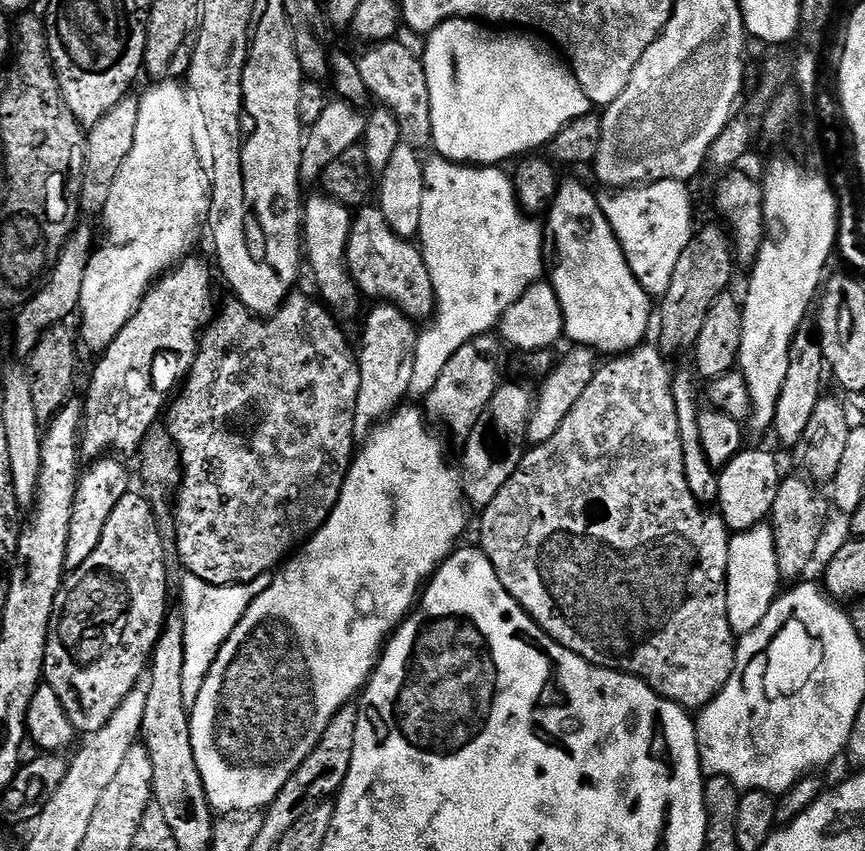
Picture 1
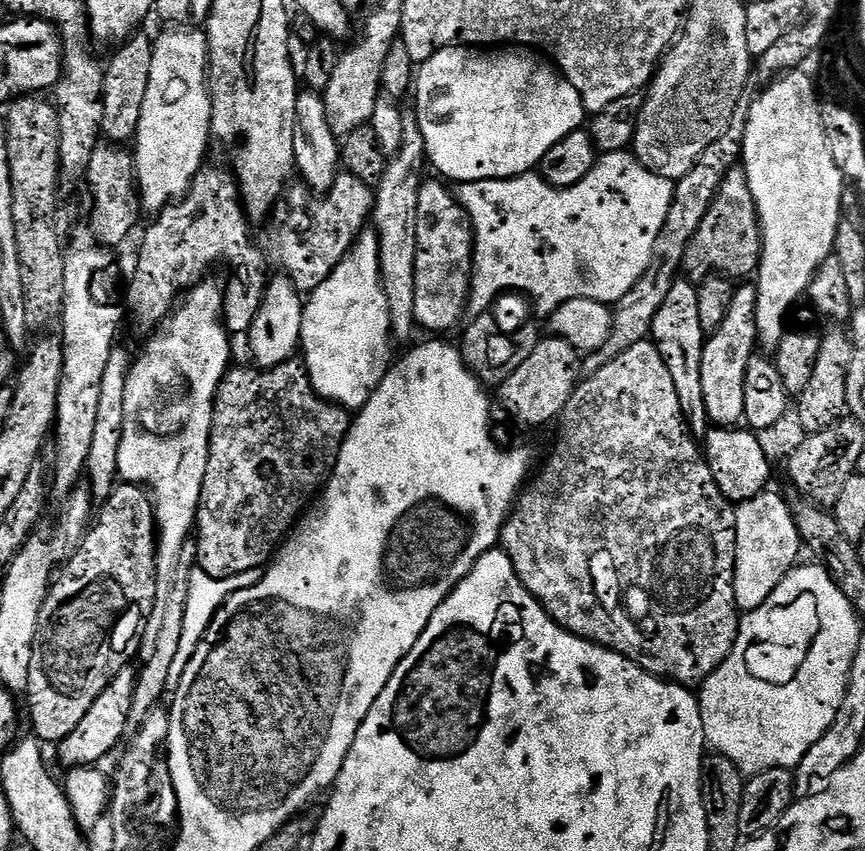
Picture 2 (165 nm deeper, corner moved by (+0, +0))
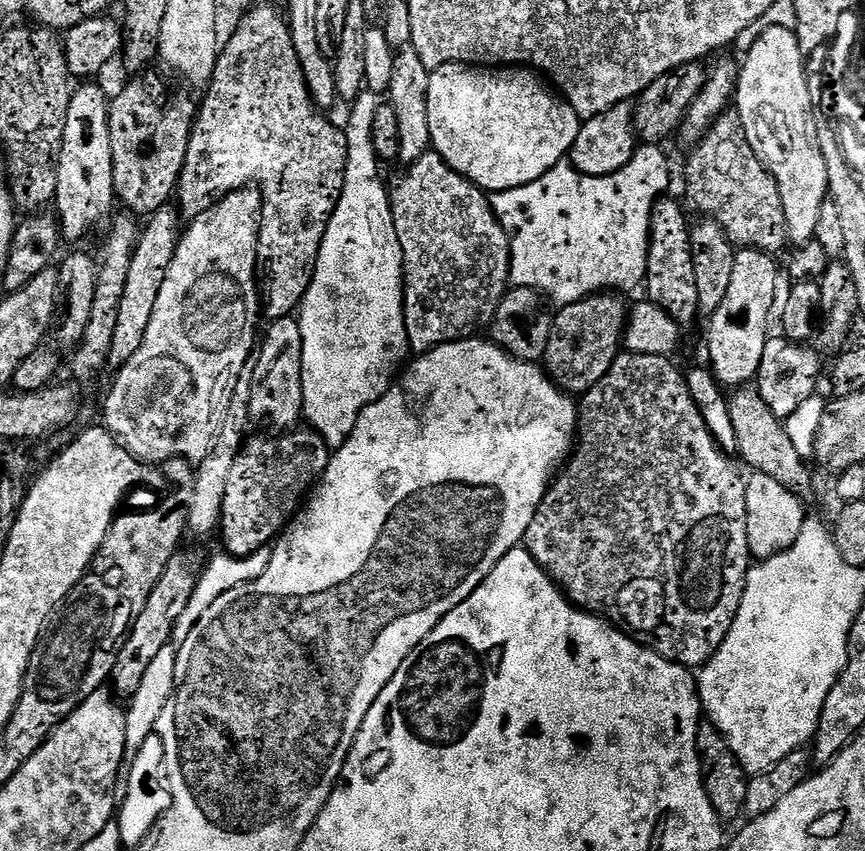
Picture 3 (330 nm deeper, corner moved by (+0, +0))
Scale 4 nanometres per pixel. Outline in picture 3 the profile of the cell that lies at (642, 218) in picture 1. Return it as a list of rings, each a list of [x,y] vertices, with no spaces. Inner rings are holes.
[[[641,143],[637,147],[634,158],[630,158],[630,162],[626,162],[626,166],[622,166],[622,170],[609,176],[584,176],[571,163],[561,162],[554,165],[545,176],[534,182],[510,190],[491,193],[492,209],[506,230],[512,251],[512,265],[508,275],[511,287],[533,288],[534,291],[543,294],[547,299],[549,296],[556,306],[563,306],[585,300],[588,296],[599,294],[605,290],[624,290],[620,288],[632,288],[635,284],[643,285],[648,275],[648,237],[652,230],[652,208],[656,201],[667,193],[664,191],[668,188],[668,160],[664,157],[662,149],[663,147],[654,144]]]

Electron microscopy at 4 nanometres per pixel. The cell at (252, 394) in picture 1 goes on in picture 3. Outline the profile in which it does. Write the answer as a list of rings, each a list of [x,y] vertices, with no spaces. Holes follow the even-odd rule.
[[[308,426],[301,427],[299,430],[285,431],[277,435],[280,436],[277,440],[271,440],[268,436],[255,436],[244,441],[244,448],[234,461],[226,485],[226,498],[222,502],[218,536],[224,539],[223,551],[231,556],[250,556],[271,545],[280,533],[289,527],[290,521],[299,513],[306,497],[317,487],[320,477],[328,468],[330,459],[328,443]]]

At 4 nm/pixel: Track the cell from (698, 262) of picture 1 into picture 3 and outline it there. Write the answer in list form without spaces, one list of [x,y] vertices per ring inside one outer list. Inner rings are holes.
[[[734,110],[724,112],[689,152],[692,153],[684,168],[684,180],[688,183],[688,196],[700,214],[719,222],[733,244],[740,248],[757,248],[769,254],[777,254],[784,247],[789,247],[786,210],[782,208],[778,182],[768,173],[768,168],[758,158],[758,154],[754,154],[738,113]]]

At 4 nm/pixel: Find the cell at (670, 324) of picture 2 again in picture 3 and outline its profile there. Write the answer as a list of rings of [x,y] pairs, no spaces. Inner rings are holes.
[[[661,198],[652,208],[652,230],[648,237],[648,275],[646,277],[647,299],[674,317],[677,322],[692,320],[698,316],[698,286],[694,286],[694,258],[690,250],[690,220],[684,217],[684,208],[676,200]]]

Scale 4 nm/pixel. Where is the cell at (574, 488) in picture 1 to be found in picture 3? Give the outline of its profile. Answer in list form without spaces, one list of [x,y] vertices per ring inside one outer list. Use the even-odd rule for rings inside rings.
[[[625,351],[617,356],[614,366],[610,366],[602,379],[589,392],[583,393],[578,404],[578,439],[574,451],[559,475],[549,484],[548,492],[534,514],[534,522],[530,522],[530,530],[526,530],[522,544],[560,585],[573,604],[617,626],[626,626],[631,635],[653,648],[659,656],[682,664],[689,670],[696,670],[708,663],[718,646],[722,646],[726,634],[730,634],[730,626],[742,602],[753,554],[746,534],[745,473],[740,473],[736,469],[737,461],[717,446],[694,398],[690,398],[687,379],[672,362],[667,356]]]

